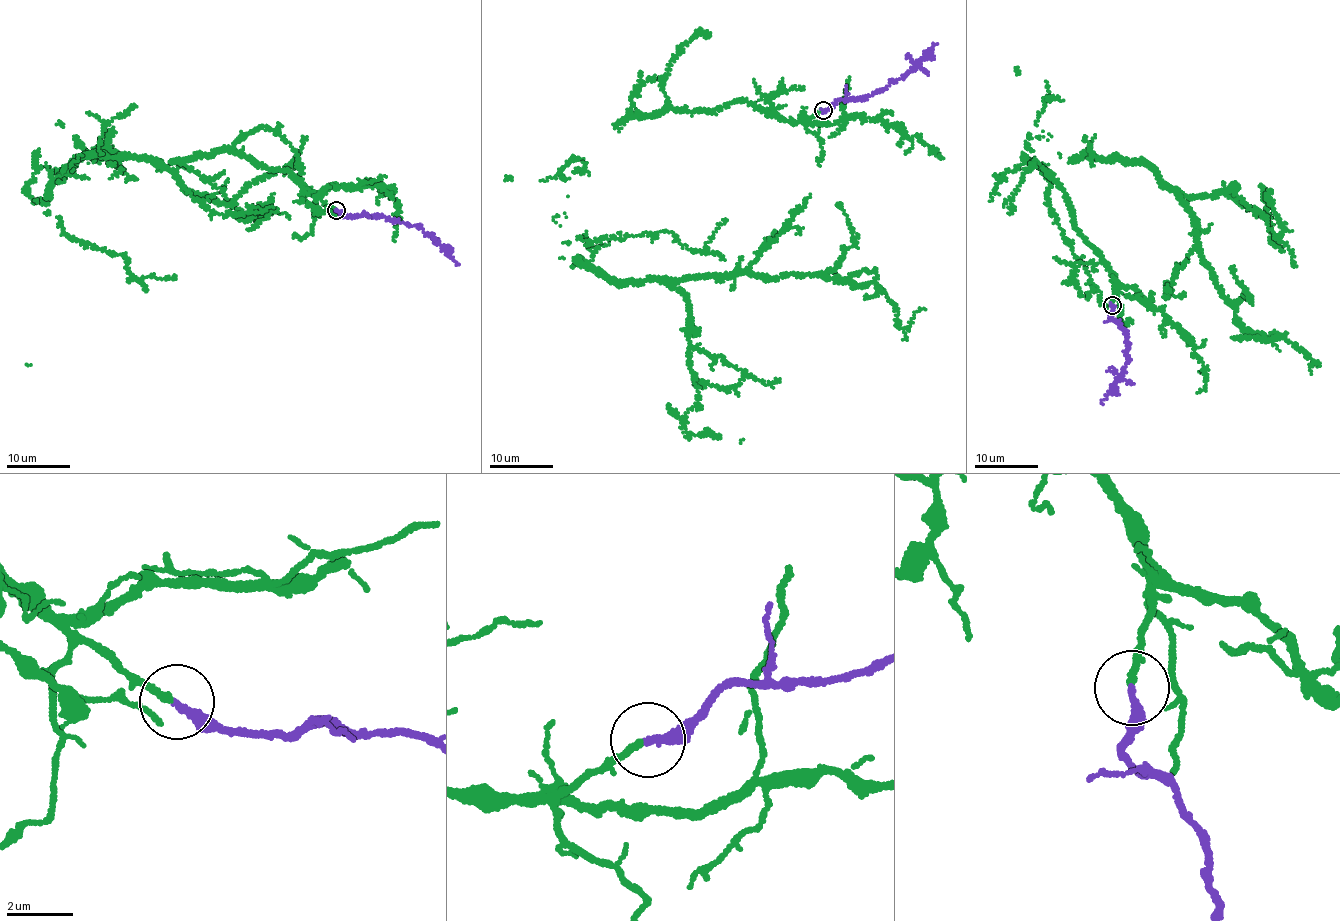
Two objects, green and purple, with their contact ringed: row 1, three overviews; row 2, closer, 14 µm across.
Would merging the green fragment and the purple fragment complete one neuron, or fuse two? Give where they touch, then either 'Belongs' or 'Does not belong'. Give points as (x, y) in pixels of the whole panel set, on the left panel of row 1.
Place: (336, 210). Belongs

